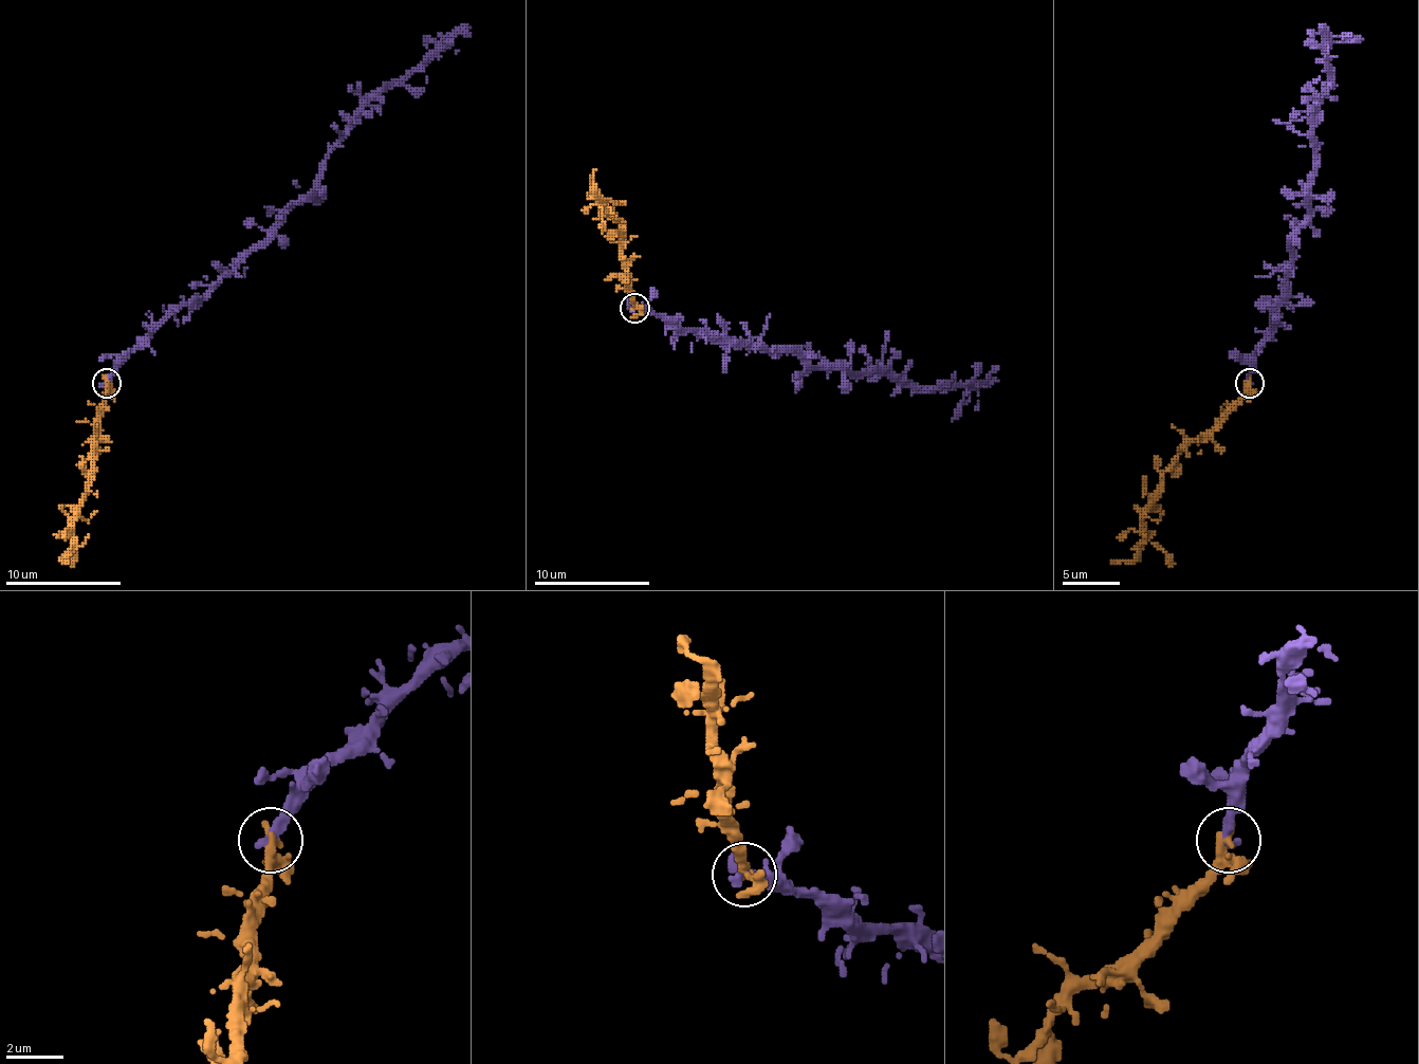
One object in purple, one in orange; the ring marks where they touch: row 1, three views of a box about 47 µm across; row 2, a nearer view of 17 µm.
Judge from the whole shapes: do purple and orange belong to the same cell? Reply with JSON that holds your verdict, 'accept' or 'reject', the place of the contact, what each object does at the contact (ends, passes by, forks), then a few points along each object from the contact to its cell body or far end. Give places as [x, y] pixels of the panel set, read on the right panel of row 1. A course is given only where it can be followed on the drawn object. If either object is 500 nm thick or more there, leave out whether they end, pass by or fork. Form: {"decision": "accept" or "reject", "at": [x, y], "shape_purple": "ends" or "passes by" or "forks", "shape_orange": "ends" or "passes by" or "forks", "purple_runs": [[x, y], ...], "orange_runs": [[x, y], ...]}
{"decision": "accept", "at": [1249, 383], "shape_purple": "ends", "shape_orange": "ends", "purple_runs": [[1250, 384], [1250, 364], [1285, 294], [1290, 239], [1308, 219], [1313, 106], [1328, 91], [1328, 42], [1308, 33]], "orange_runs": [[1250, 384], [1233, 407], [1163, 474], [1163, 491], [1143, 519], [1140, 551], [1131, 561], [1111, 563]]}

